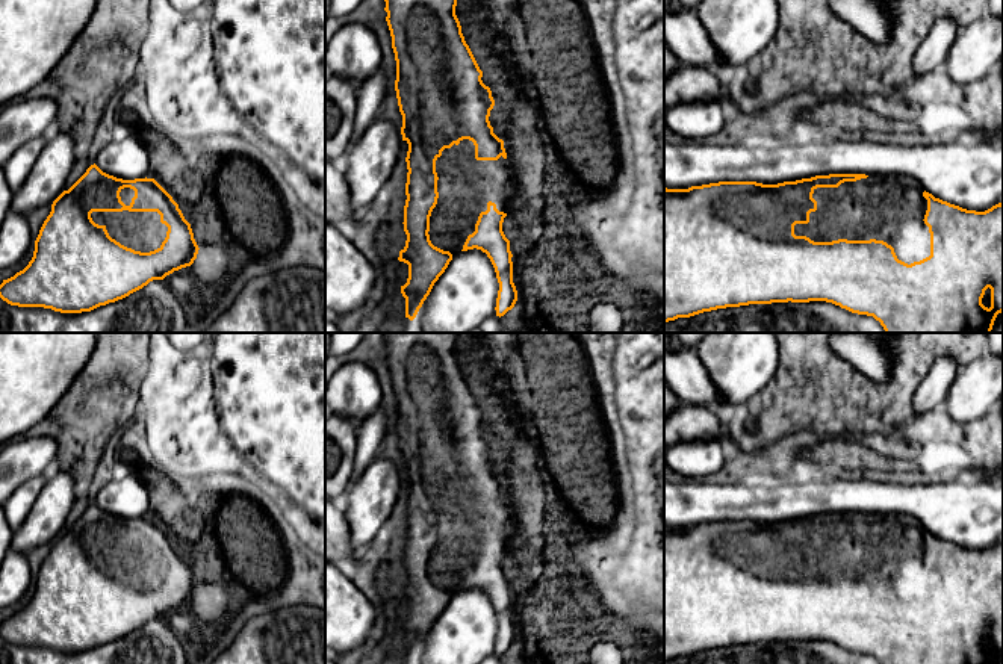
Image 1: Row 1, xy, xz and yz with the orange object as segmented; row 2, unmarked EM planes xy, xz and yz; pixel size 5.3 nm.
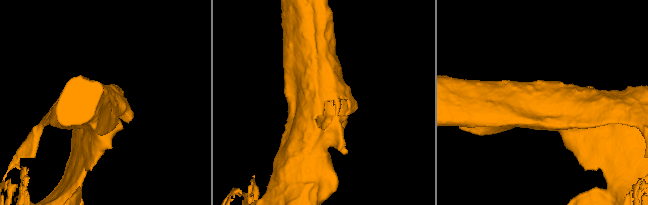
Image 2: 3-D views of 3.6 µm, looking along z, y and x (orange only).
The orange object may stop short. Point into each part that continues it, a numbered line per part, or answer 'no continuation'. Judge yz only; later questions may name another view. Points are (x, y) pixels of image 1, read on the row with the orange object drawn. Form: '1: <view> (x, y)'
1: yz (891, 207)

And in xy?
1: xy (142, 232)

